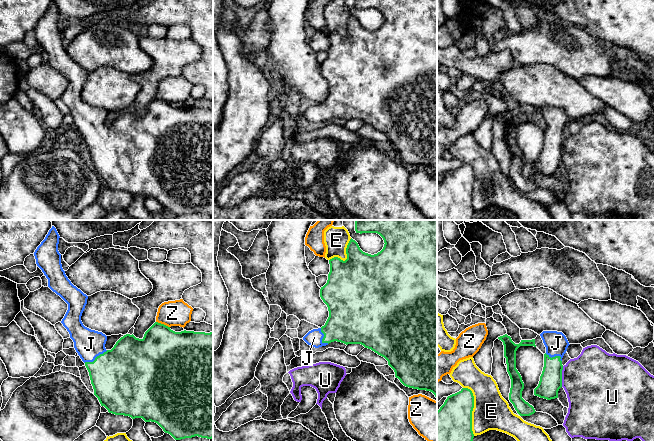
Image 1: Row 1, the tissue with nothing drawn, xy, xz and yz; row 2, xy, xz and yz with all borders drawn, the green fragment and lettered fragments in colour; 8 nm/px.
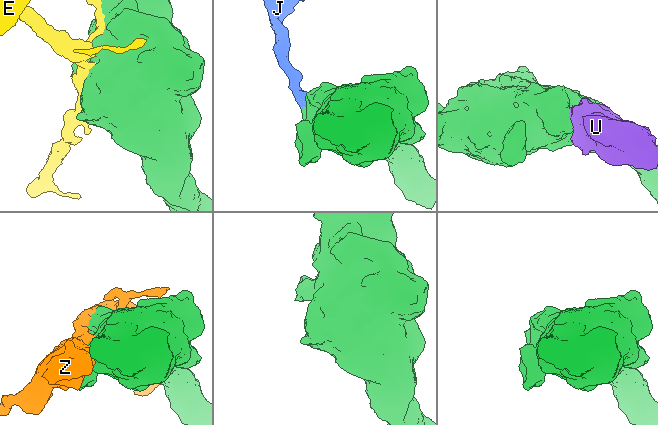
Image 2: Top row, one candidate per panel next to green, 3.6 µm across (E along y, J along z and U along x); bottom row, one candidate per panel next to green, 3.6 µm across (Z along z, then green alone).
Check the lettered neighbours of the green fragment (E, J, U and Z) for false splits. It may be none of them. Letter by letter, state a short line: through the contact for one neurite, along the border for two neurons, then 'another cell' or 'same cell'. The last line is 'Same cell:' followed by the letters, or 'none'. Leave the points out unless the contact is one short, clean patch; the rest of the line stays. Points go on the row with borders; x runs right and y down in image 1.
E: another cell
J: xy (120, 376), (95, 358), (89, 344) | same cell
U: yz (563, 366), (561, 386) | another cell
Z: another cell
Same cell: J

